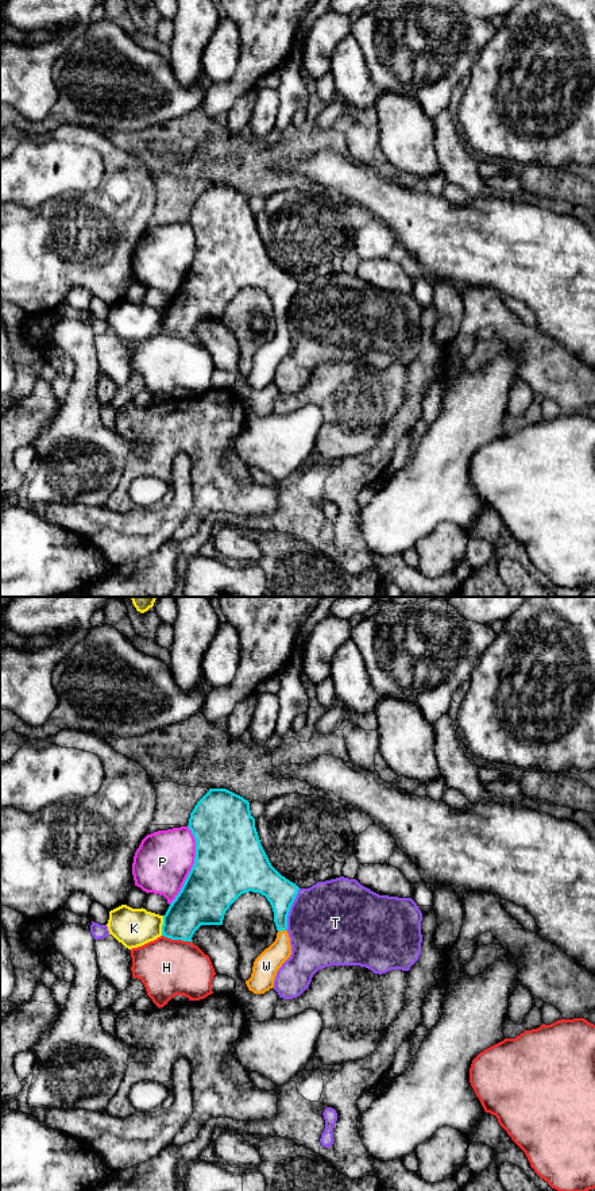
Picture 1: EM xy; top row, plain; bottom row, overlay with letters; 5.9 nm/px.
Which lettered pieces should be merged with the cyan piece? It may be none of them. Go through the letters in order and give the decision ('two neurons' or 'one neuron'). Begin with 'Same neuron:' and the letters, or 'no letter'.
Same neuron: W
H: two neurons
K: two neurons
P: two neurons
T: two neurons
W: one neuron

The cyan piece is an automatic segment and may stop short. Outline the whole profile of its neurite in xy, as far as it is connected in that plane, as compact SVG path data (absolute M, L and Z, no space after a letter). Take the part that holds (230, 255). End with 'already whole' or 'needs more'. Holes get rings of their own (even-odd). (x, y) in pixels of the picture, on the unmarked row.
M209 184L197 197L189 213L189 224L196 234L194 259L175 294L163 311L162 331L190 336L201 320L223 320L229 301L244 288L259 288L267 293L274 307L275 336L254 356L246 379L254 389L264 389L274 382L278 365L291 350L287 311L300 282L282 271L270 258L251 211L250 197L227 184Z; needs more

